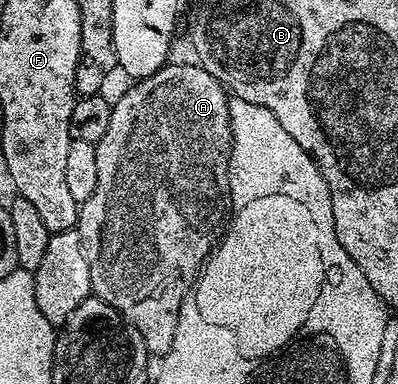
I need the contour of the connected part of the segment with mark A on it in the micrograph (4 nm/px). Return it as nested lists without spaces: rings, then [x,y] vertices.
[[[165,64],[158,72],[149,78],[141,78],[131,83],[132,87],[112,102],[110,124],[106,128],[106,136],[96,143],[98,156],[98,185],[94,188],[94,196],[90,200],[79,203],[78,231],[81,236],[81,246],[86,256],[87,267],[90,270],[91,293],[101,298],[110,308],[114,308],[142,336],[142,344],[146,344],[149,355],[162,356],[170,352],[170,344],[174,344],[174,332],[178,328],[178,316],[184,303],[184,297],[196,284],[196,276],[204,269],[208,255],[216,249],[226,219],[230,214],[230,195],[228,193],[228,169],[232,155],[232,125],[230,124],[230,95],[223,84],[210,72],[206,72],[198,64],[192,66],[172,66]]]

